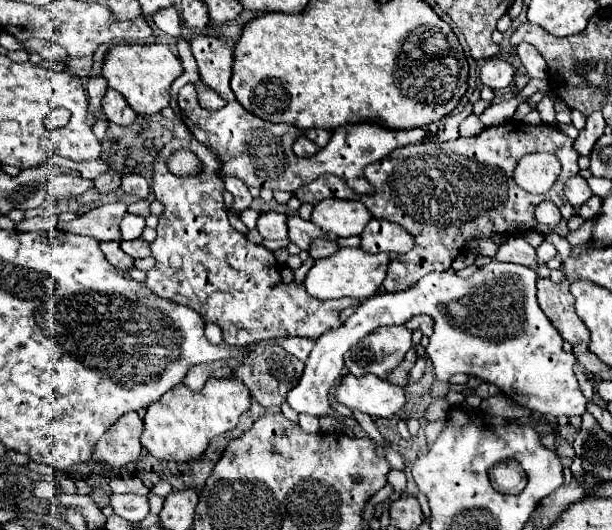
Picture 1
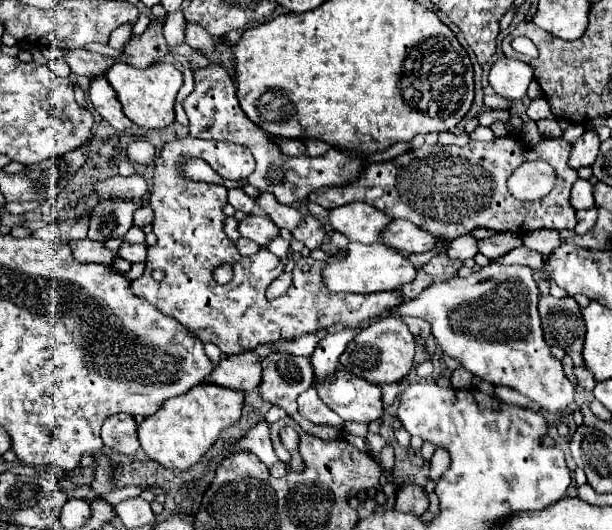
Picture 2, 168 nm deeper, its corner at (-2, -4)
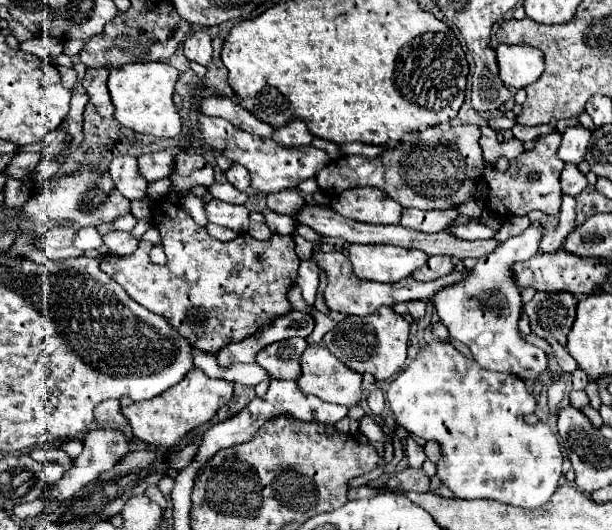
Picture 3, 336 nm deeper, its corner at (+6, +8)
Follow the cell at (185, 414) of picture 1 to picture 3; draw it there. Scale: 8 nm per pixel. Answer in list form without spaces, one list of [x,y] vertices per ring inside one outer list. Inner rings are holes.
[[[193,368],[179,384],[165,390],[161,396],[145,402],[133,402],[123,408],[123,416],[129,420],[135,438],[143,440],[155,448],[173,448],[177,446],[191,430],[209,422],[219,408],[223,408],[233,396],[233,382],[215,380],[205,376],[203,370]]]

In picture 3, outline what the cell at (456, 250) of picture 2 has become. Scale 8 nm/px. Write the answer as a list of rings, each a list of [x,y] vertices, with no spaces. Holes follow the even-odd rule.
[[[349,188],[331,200],[333,212],[365,224],[399,224],[401,204],[379,188]]]

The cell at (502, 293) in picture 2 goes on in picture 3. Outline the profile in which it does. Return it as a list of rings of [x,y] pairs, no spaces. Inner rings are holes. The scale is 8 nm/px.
[[[533,226],[527,228],[523,234],[501,242],[491,254],[479,258],[469,276],[461,282],[441,288],[427,300],[439,314],[439,320],[447,326],[451,338],[465,344],[481,368],[515,374],[527,384],[535,384],[547,370],[547,356],[519,332],[519,318],[523,314],[521,290],[509,268],[515,262],[529,260],[539,250],[539,240],[539,230]]]

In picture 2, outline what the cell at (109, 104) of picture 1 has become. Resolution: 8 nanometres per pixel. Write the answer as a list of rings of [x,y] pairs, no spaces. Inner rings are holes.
[[[93,78],[91,80],[91,88],[89,88],[89,100],[93,104],[93,108],[119,132],[127,130],[131,126],[131,122],[127,120],[127,116],[121,110],[121,104],[117,100],[117,94],[113,90],[113,86],[109,86],[107,78]]]

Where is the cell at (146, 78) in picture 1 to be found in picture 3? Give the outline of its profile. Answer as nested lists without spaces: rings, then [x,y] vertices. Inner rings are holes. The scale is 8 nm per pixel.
[[[135,62],[109,68],[109,92],[115,104],[115,120],[135,132],[173,138],[181,130],[181,118],[171,100],[179,72],[167,62]]]

